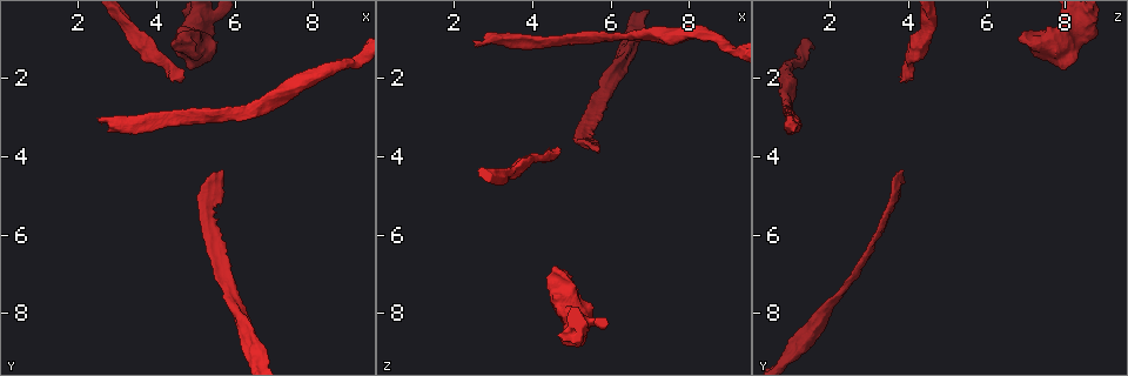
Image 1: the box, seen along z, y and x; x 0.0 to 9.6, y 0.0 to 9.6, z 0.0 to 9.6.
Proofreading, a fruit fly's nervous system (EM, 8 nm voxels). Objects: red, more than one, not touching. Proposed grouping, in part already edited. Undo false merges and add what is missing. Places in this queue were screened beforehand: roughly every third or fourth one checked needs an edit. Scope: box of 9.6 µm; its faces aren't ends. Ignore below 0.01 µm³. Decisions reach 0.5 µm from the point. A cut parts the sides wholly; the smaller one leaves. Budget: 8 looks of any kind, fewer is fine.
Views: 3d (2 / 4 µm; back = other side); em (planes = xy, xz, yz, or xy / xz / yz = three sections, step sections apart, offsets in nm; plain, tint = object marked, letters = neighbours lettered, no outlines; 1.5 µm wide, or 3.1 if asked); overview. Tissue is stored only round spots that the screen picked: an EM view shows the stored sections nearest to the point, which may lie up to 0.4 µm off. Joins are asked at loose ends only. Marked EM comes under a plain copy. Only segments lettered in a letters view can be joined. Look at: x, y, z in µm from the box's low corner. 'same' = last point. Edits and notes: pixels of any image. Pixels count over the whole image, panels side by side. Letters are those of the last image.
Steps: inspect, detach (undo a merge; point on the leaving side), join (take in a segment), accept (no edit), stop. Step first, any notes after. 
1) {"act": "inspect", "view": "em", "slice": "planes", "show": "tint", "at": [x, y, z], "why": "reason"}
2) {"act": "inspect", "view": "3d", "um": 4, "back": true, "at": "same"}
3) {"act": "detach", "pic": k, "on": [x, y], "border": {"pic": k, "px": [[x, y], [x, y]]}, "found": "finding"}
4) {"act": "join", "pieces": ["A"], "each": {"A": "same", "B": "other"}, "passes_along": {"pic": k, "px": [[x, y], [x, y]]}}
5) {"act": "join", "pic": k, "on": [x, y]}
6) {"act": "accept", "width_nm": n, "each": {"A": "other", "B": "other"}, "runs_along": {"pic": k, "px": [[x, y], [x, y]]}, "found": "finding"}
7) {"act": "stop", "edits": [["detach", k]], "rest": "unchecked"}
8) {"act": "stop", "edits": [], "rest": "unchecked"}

{"act": "inspect", "view": "em", "slice": "xy", "step": 8, "show": "tint", "at": [4.70, 2.00, 3.85], "why": "an open end"}

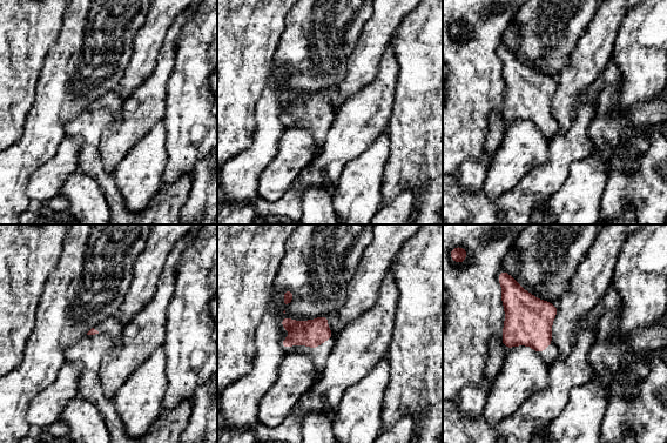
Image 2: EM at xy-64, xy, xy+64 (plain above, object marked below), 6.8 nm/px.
{"act": "inspect", "view": "em", "slice": "planes", "show": "letters", "at": "same"}

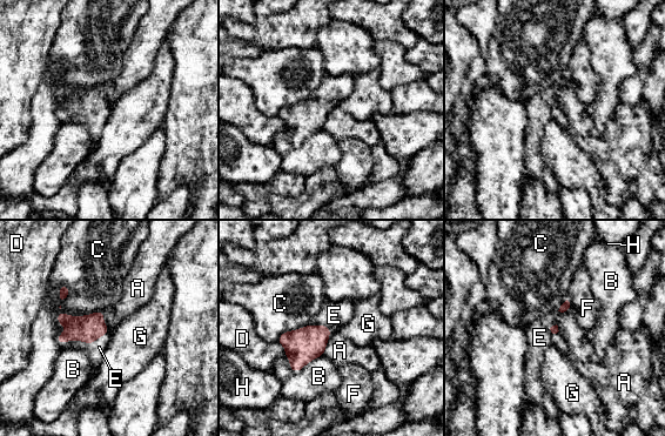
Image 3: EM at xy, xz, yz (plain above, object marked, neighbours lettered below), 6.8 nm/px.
{"act": "join", "pieces": ["E"], "longest_contact_nm": ["C", 400], "each": {"A": "other", "B": "other", "C": "other", "D": "other", "E": "same", "F": "other", "G": "other", "H": "other"}, "passes_along": {"pic": 3, "px": [[89, 328], [85, 341], [94, 350]]}, "found": "it goes on there"}

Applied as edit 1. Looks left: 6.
{"act": "inspect", "view": "overview"}

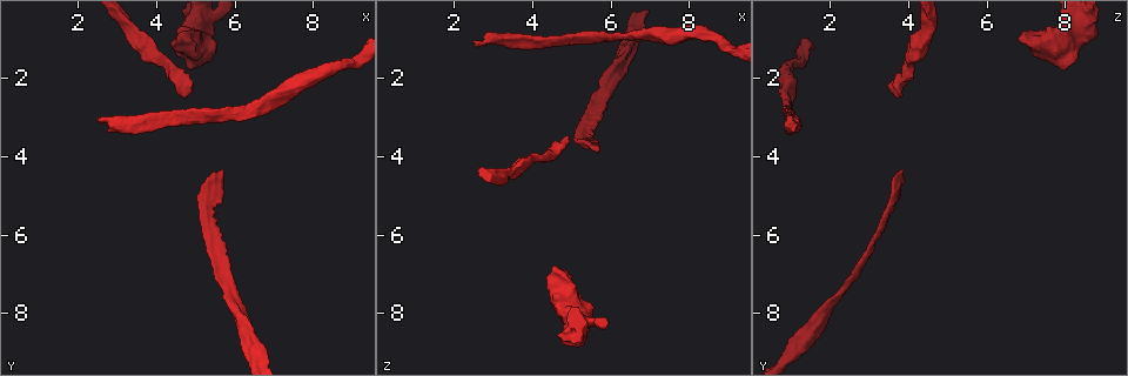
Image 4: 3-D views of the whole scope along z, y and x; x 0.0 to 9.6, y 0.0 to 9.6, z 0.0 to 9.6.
{"act": "inspect", "view": "em", "slice": "xz", "step": 4, "show": "tint", "at": [5.65, 4.40, 3.85], "why": "long arm stops here"}

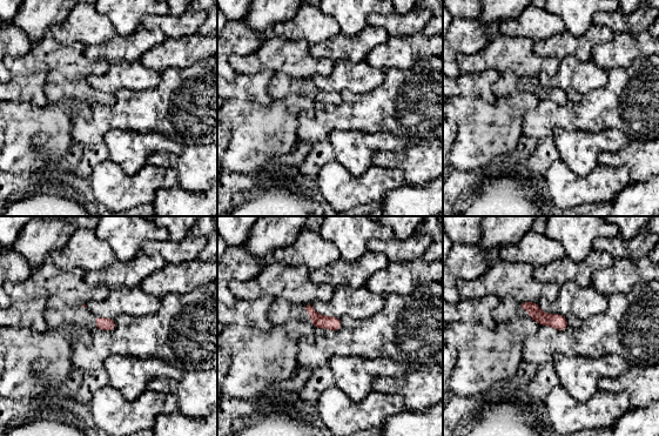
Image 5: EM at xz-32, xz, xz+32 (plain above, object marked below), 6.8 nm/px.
{"act": "inspect", "view": "em", "slice": "planes", "show": "letters", "at": "same", "why": "cut it another way"}

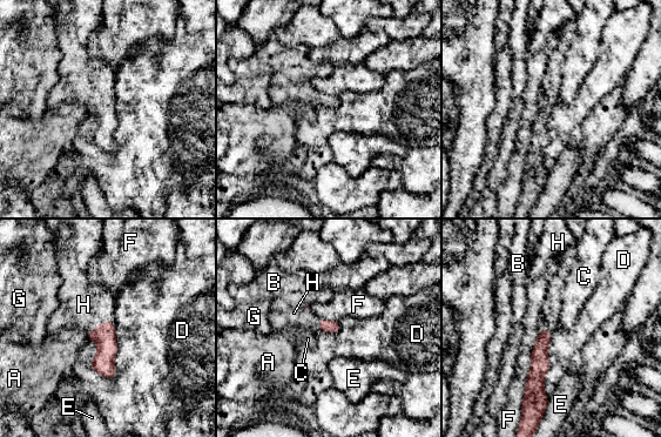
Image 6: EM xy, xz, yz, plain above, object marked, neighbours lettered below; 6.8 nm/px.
{"act": "join", "pieces": ["H"], "each": {"A": "other", "B": "other", "C": "other", "D": "other", "E": "other", "F": "other", "G": "other", "H": "same"}, "passes_along": {"pic": 6, "px": [[105, 334], [100, 324], [83, 304]]}, "found": "it goes on there"}

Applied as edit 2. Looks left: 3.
{"act": "inspect", "view": "overview"}

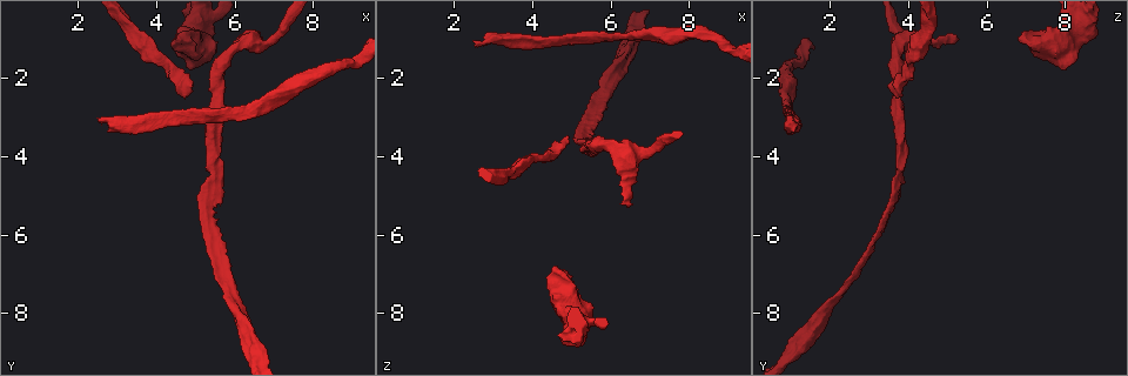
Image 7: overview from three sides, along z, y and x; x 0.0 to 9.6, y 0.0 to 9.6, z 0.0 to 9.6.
{"act": "inspect", "view": "em", "slice": "planes", "show": "tint", "at": [6.25, 0.90, 5.20], "why": "branch stops here"}

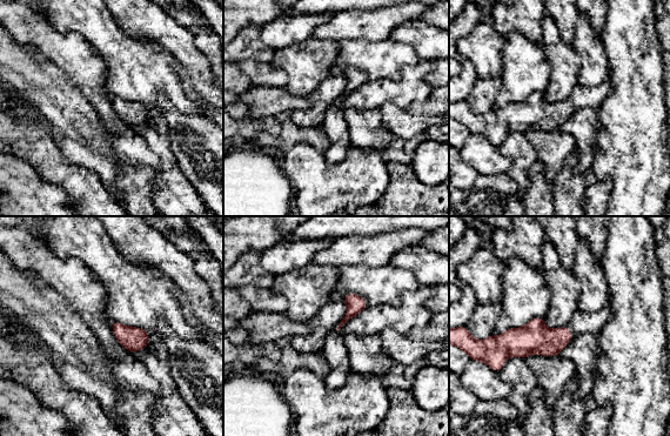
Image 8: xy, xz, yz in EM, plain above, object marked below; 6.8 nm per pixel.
{"act": "inspect", "view": "em", "slice": "planes", "show": "letters", "at": "same", "why": "see the neighbours"}

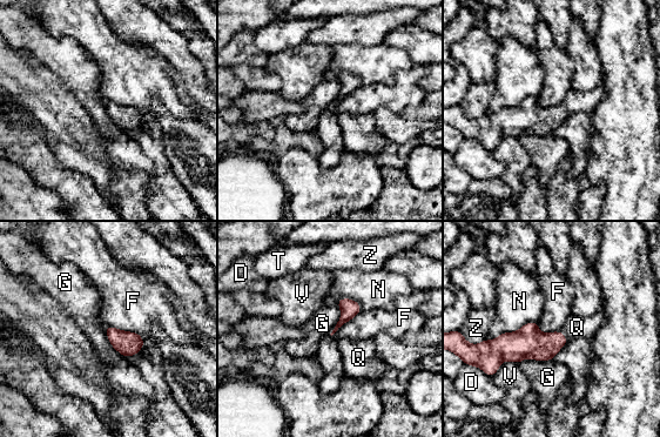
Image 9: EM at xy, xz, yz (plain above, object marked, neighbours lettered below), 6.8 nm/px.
{"act": "join", "pieces": ["Q"], "each": {"D": "other", "F": "other", "G": "other", "N": "other", "Q": "same", "T": "other", "V": "other", "Z": "other"}, "passes_along": {"pic": 9, "px": [[527, 342], [563, 335], [577, 327]]}, "found": "it goes on there"}

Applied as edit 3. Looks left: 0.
{"act": "stop", "edits": [["join", 3], ["join", 6], ["join", 9]], "rest": "unchecked"}

